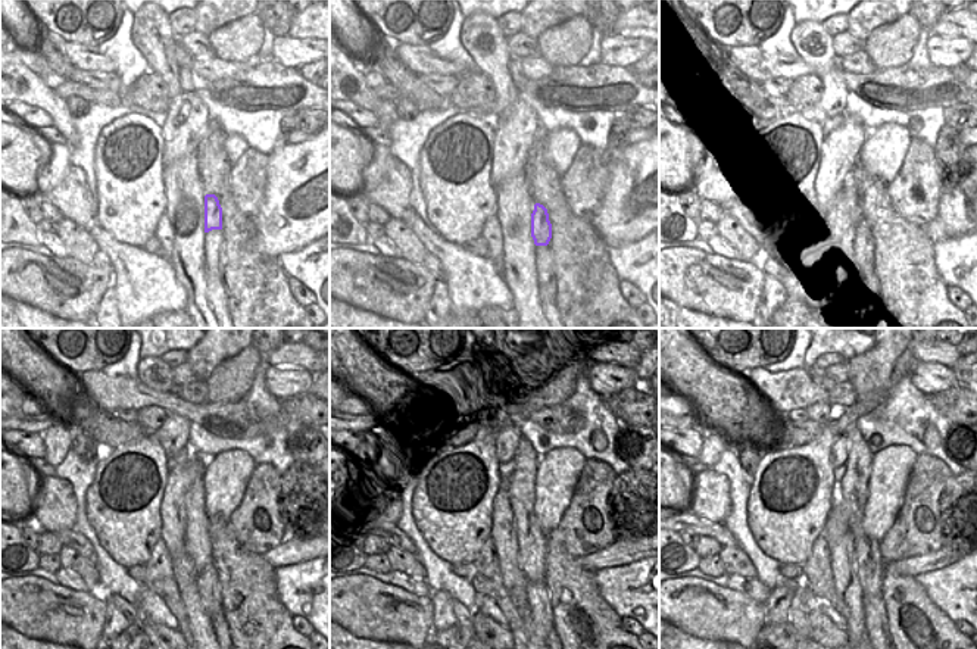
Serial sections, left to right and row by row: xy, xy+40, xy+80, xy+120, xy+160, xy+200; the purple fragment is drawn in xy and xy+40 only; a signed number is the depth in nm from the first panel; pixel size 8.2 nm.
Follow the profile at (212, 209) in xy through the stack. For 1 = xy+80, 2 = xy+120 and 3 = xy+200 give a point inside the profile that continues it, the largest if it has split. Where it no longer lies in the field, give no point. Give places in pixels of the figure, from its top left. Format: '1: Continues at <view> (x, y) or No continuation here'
1: Continues at xy+80 (862, 234)
2: Continues at xy+120 (208, 584)
3: Continues at xy+200 (876, 617)

